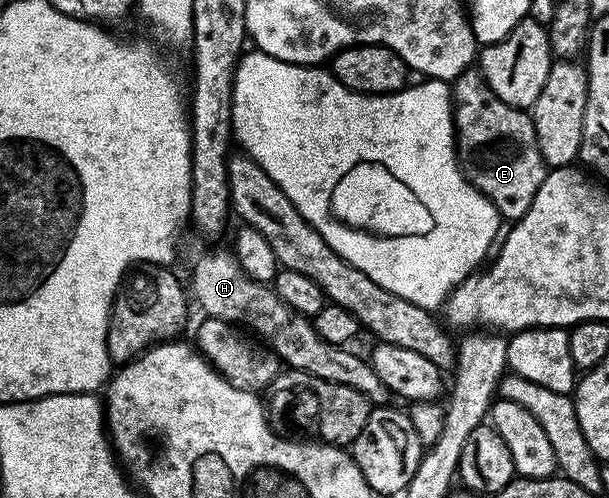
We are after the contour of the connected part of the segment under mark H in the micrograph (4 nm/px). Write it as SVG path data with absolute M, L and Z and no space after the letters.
M215 249L212 253L203 253L195 261L195 266L191 269L191 285L189 281L189 293L195 301L204 310L202 311L208 317L220 317L222 321L228 321L231 325L246 327L258 340L262 341L268 349L272 349L284 366L292 370L307 374L308 377L325 379L329 383L337 383L345 387L353 387L353 391L361 391L373 403L383 403L388 400L389 394L387 388L377 379L377 373L373 371L370 360L366 356L358 357L355 353L350 353L350 348L325 343L321 335L317 335L312 318L302 317L293 307L289 307L283 300L276 295L274 288L270 284L254 281L241 271L237 263L234 252L223 249Z

